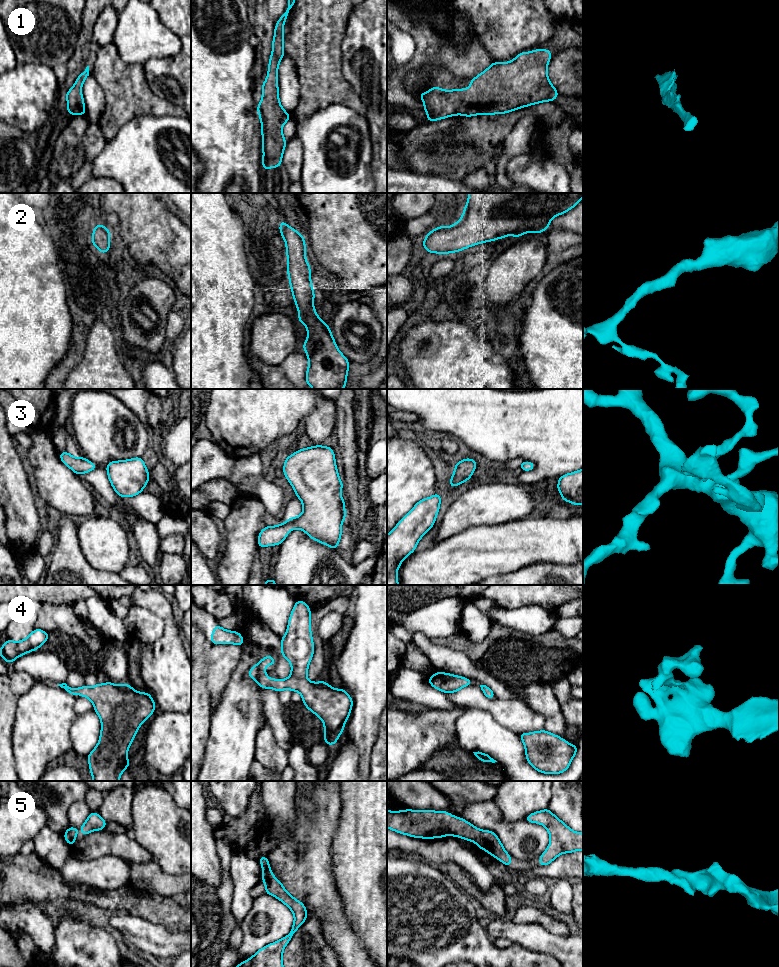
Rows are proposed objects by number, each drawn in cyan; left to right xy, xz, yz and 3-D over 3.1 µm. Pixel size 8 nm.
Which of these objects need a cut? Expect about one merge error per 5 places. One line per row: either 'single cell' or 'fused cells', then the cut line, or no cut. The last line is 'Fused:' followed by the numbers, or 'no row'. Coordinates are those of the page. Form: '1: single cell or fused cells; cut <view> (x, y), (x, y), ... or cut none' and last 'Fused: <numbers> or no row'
1: single cell; cut none
2: single cell; cut none
3: single cell; cut none
4: single cell; cut none
5: single cell; cut none
Fused: no row

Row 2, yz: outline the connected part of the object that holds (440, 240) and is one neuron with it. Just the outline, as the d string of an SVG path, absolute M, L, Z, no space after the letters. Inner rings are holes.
M468 193L461 219L451 227L433 229L422 245L429 253L447 254L509 235L543 233L554 217L574 208L582 197L583 193Z

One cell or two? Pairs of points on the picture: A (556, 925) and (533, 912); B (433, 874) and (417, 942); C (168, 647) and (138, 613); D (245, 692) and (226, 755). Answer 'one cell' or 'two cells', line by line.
A: one cell
B: one cell
C: two cells
D: one cell

